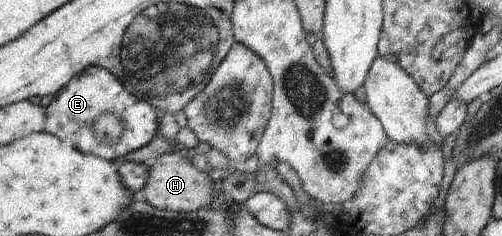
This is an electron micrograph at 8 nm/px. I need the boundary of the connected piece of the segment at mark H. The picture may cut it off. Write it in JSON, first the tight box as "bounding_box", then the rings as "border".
{"bounding_box":[140,152,220,213],"border":[[[171,152],[159,156],[155,164],[147,168],[147,184],[140,197],[151,207],[177,213],[189,213],[220,203],[213,200],[213,182],[207,173],[201,172],[192,164],[190,154]]]}

